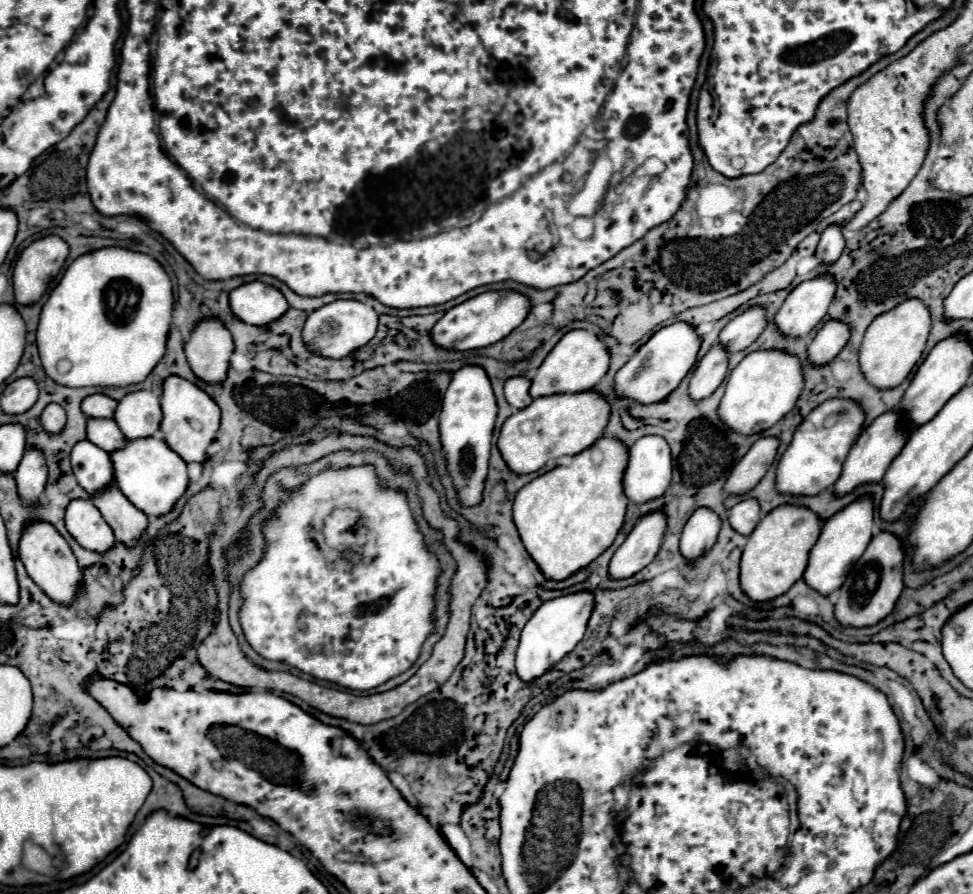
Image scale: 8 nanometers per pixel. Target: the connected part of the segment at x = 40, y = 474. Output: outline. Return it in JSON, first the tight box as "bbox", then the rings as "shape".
{"bbox":[14,446,48,504],"shape":[[[36,446],[26,448],[22,462],[18,464],[18,468],[14,472],[14,478],[18,484],[18,494],[26,504],[38,502],[38,496],[42,494],[42,490],[46,486],[46,476],[48,476],[48,470],[46,470],[44,454]]]}

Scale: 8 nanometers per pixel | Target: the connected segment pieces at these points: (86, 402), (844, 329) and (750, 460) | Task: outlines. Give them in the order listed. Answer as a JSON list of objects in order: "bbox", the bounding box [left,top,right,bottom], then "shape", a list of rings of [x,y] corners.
[{"bbox":[82,394,118,418],"shape":[[[92,394],[82,400],[82,412],[88,418],[112,418],[116,404],[118,402],[106,394]]]},{"bbox":[808,320,850,364],"shape":[[[828,320],[808,346],[810,362],[814,364],[826,364],[830,362],[850,340],[850,328],[848,324],[840,324],[840,320]]]},{"bbox":[724,436,780,494],"shape":[[[762,436],[760,440],[756,440],[756,444],[752,444],[748,454],[732,470],[730,478],[726,480],[724,492],[726,494],[746,494],[748,490],[752,490],[772,466],[778,444],[780,444],[778,436]]]}]

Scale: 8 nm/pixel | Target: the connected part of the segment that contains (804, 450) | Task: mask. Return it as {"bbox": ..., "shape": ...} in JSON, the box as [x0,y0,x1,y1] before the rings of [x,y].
{"bbox":[776,398,864,496],"shape":[[[848,398],[826,400],[814,408],[796,428],[788,450],[780,458],[776,472],[778,492],[814,496],[826,488],[832,488],[832,484],[836,484],[836,476],[840,476],[844,456],[848,456],[848,448],[852,448],[860,436],[860,428],[864,428],[864,412],[860,412],[860,408],[856,408],[856,404]]]}

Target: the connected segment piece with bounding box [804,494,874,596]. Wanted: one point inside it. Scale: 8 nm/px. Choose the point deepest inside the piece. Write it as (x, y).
(845, 535)

